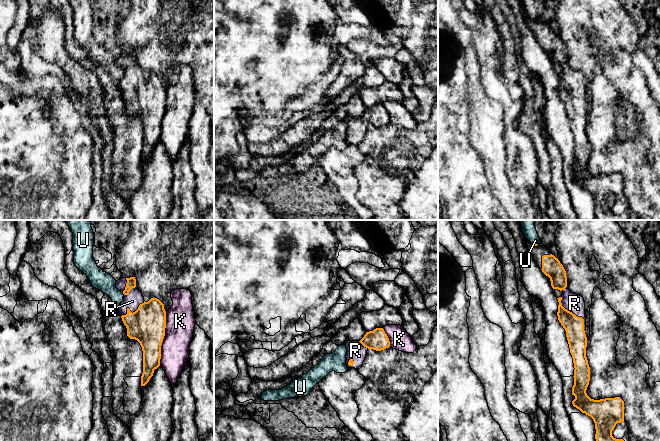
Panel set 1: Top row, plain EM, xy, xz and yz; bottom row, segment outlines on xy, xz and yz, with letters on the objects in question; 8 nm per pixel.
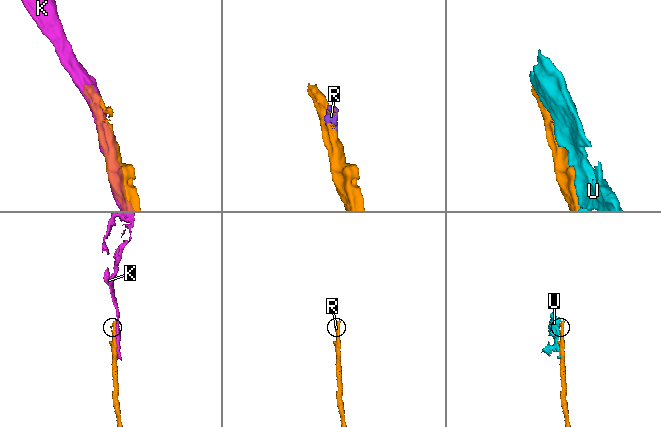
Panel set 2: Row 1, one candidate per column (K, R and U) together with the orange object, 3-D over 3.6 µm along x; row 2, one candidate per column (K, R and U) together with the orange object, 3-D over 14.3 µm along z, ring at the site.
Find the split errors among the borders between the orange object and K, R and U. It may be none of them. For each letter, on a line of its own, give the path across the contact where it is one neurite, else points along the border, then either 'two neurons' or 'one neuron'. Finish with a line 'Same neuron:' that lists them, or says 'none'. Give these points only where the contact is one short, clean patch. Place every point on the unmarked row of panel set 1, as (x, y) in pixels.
K: two neurons
R: one neuron
U: two neurons
Same neuron: R

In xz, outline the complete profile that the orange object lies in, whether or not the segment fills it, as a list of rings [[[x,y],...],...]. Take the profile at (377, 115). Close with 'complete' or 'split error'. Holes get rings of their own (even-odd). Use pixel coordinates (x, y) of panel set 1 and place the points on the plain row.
[[[376,104],[373,107],[366,108],[359,118],[348,117],[345,121],[347,143],[358,145],[363,140],[369,125],[384,126],[390,123],[390,117],[383,104]]]; split error

